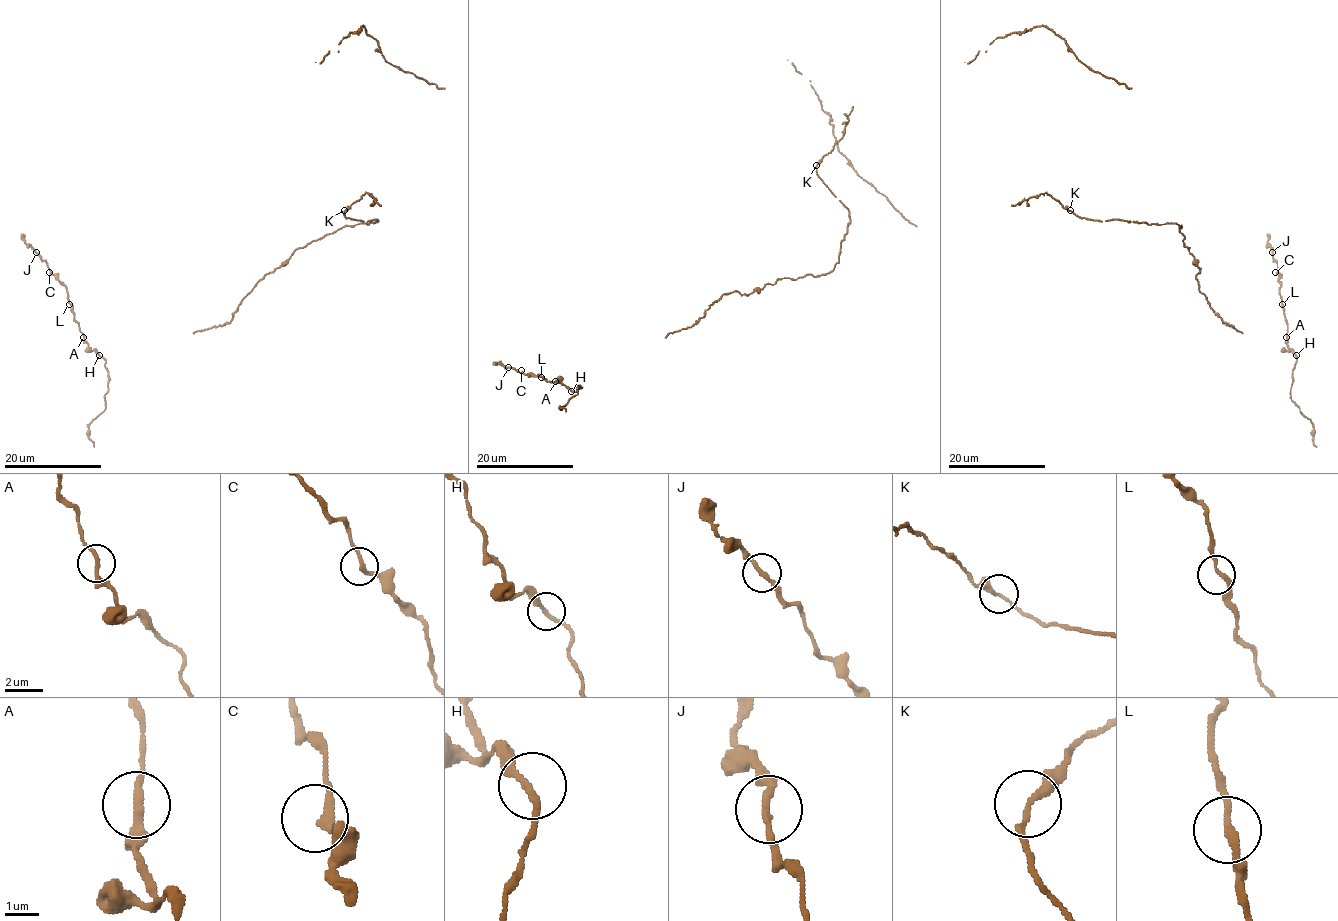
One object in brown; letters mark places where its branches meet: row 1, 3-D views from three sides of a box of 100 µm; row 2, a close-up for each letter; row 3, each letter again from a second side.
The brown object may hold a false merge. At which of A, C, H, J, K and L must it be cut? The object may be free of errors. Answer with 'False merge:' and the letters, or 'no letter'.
False merge: no letter

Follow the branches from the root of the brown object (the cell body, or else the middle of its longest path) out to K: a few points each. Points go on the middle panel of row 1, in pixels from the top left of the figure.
K: (798, 277), (826, 275), (833, 269), (838, 261), (840, 241), (850, 221), (849, 210), (819, 176), (816, 164)

